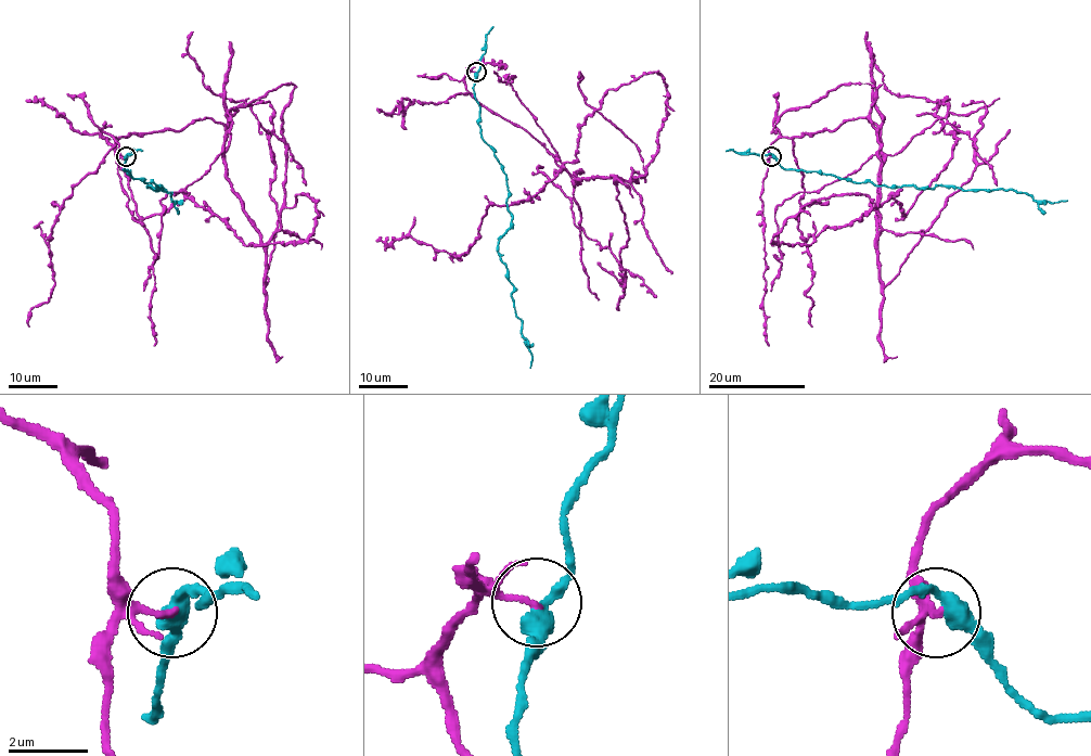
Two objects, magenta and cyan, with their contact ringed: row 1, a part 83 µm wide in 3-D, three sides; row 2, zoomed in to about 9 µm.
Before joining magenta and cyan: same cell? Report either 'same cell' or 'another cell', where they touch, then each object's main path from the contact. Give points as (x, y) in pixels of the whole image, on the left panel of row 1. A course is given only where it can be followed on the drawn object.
another cell | (126, 156) | magenta via (125, 156), (114, 137), (209, 117), (264, 243), (297, 195), (316, 228), (141, 218), (116, 150), (26, 99) | cyan via (125, 156), (123, 169), (162, 188), (148, 187), (154, 190), (165, 189), (171, 192), (172, 201), (180, 200)

